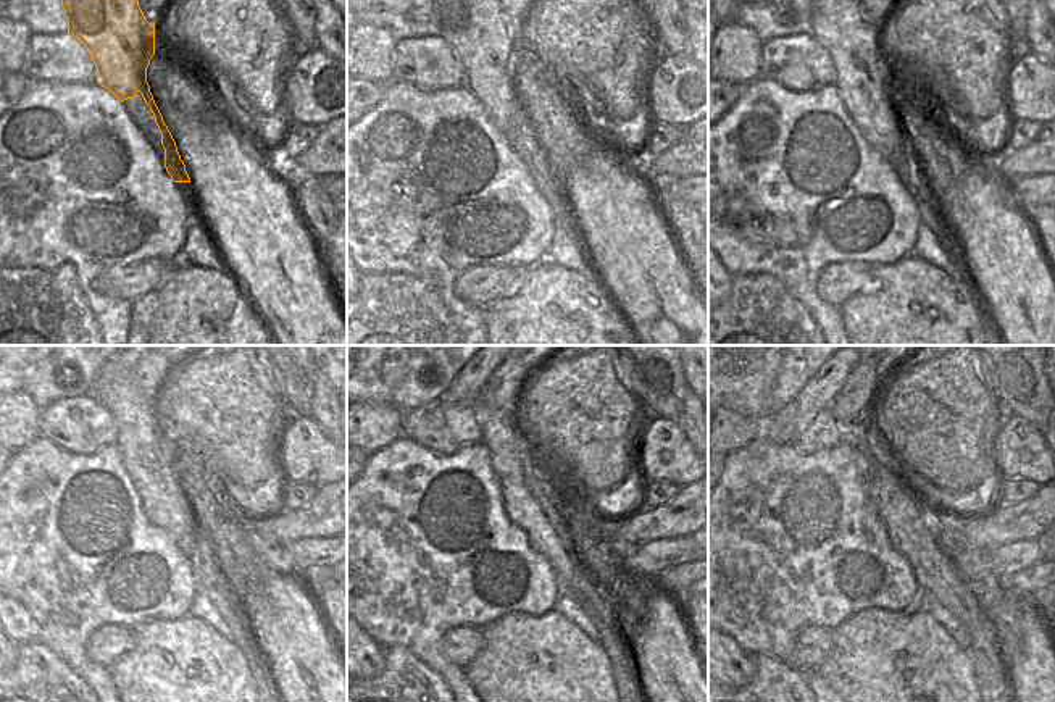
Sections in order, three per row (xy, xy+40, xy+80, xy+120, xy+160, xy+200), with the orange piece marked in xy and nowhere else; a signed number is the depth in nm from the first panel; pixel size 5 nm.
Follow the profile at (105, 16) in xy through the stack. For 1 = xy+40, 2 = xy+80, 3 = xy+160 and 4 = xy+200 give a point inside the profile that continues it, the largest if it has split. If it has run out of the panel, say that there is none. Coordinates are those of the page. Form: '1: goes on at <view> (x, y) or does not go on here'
1: goes on at xy+40 (468, 16)
2: goes on at xy+80 (865, 87)
3: goes on at xy+160 (528, 501)
4: goes on at xy+200 (910, 528)

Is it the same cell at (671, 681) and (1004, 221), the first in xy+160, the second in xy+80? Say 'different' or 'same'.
same

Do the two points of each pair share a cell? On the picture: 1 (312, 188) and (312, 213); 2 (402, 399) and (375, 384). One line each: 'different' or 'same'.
1: same
2: different

